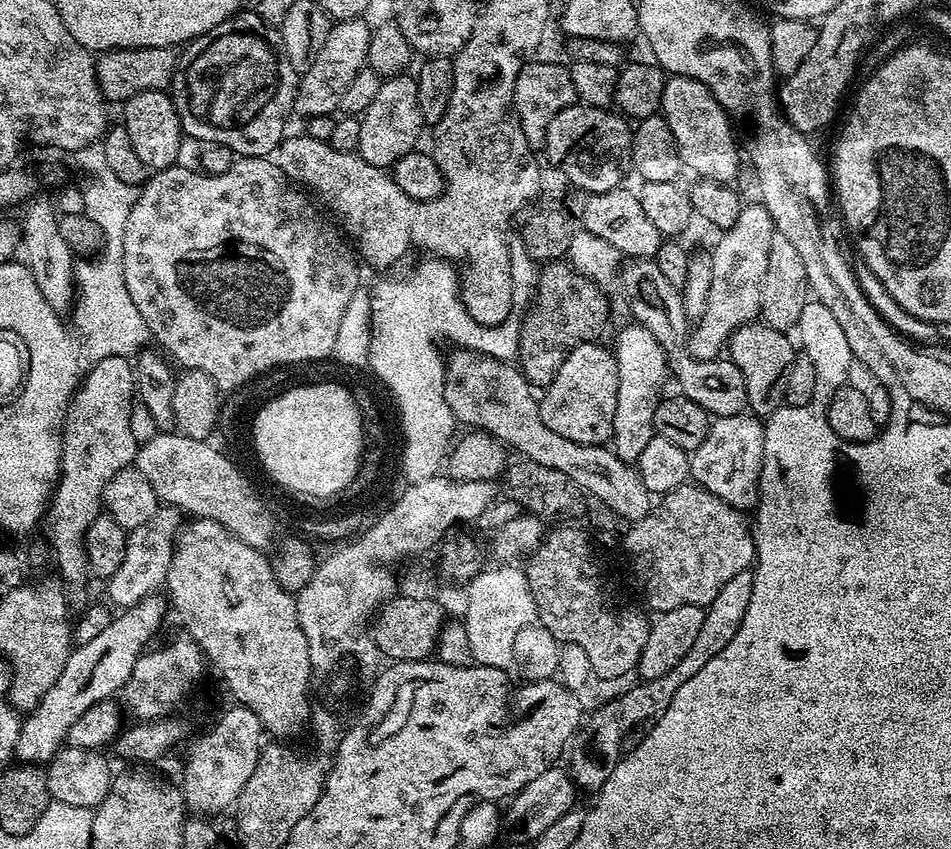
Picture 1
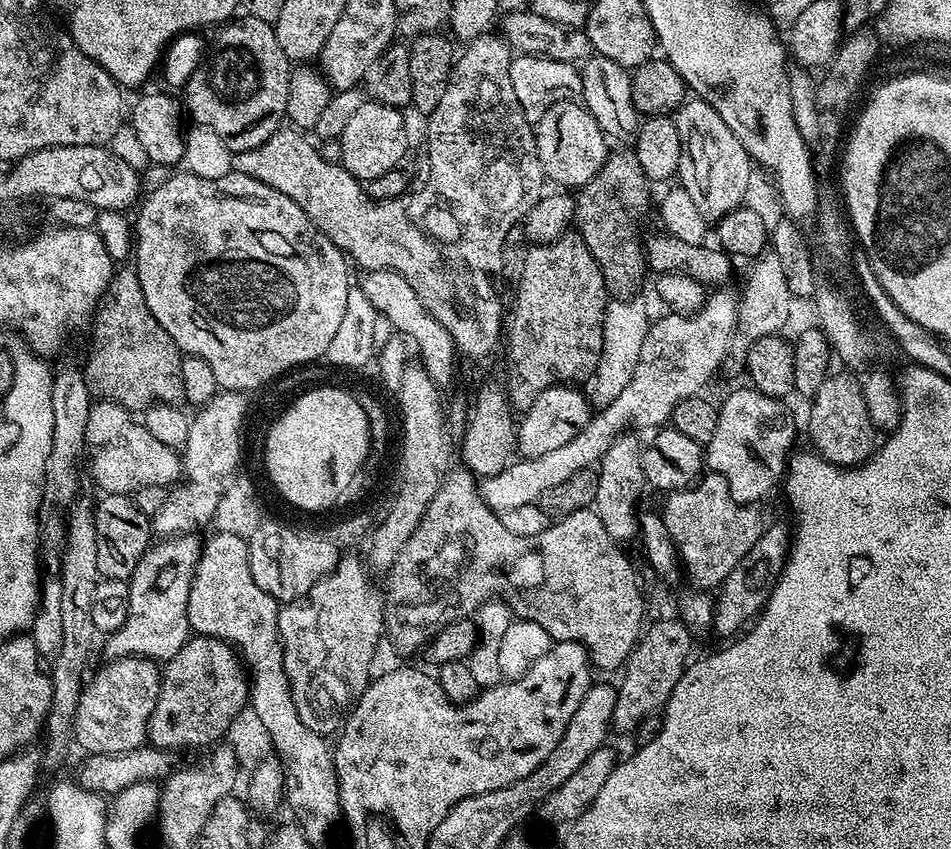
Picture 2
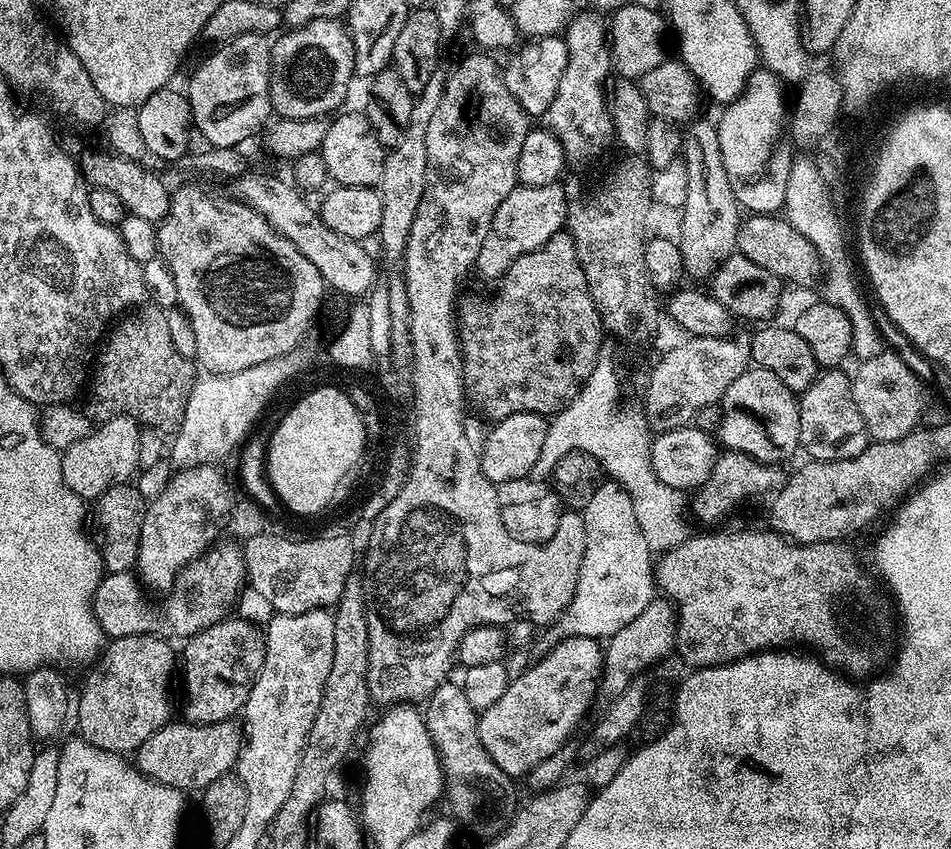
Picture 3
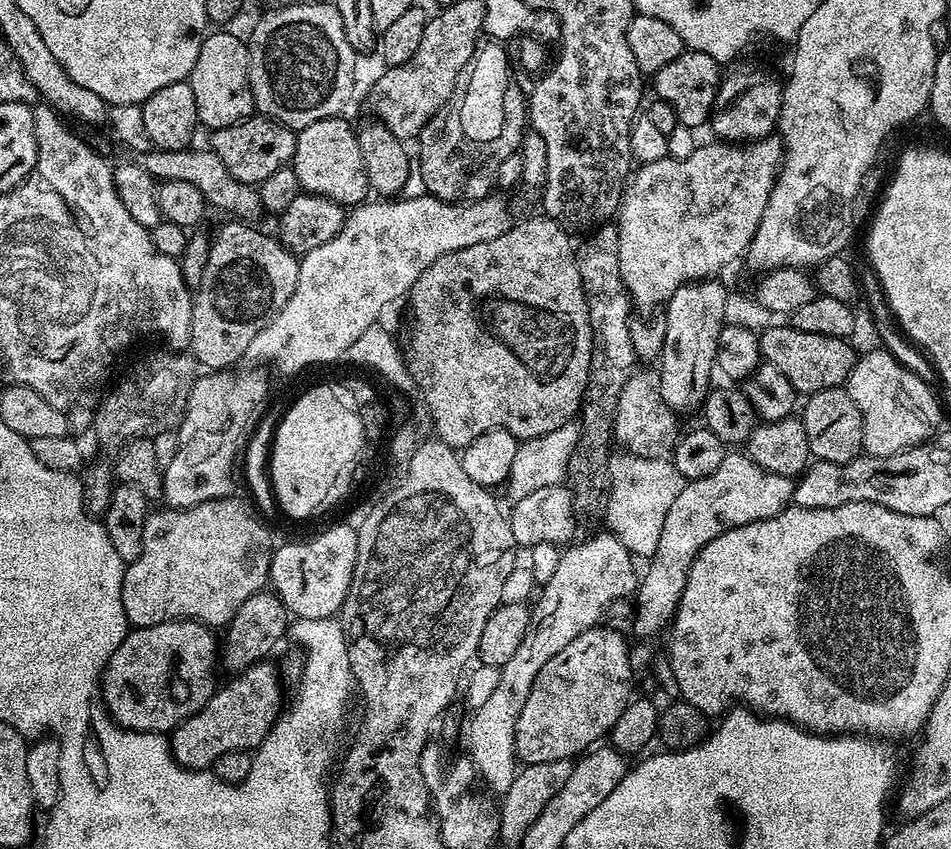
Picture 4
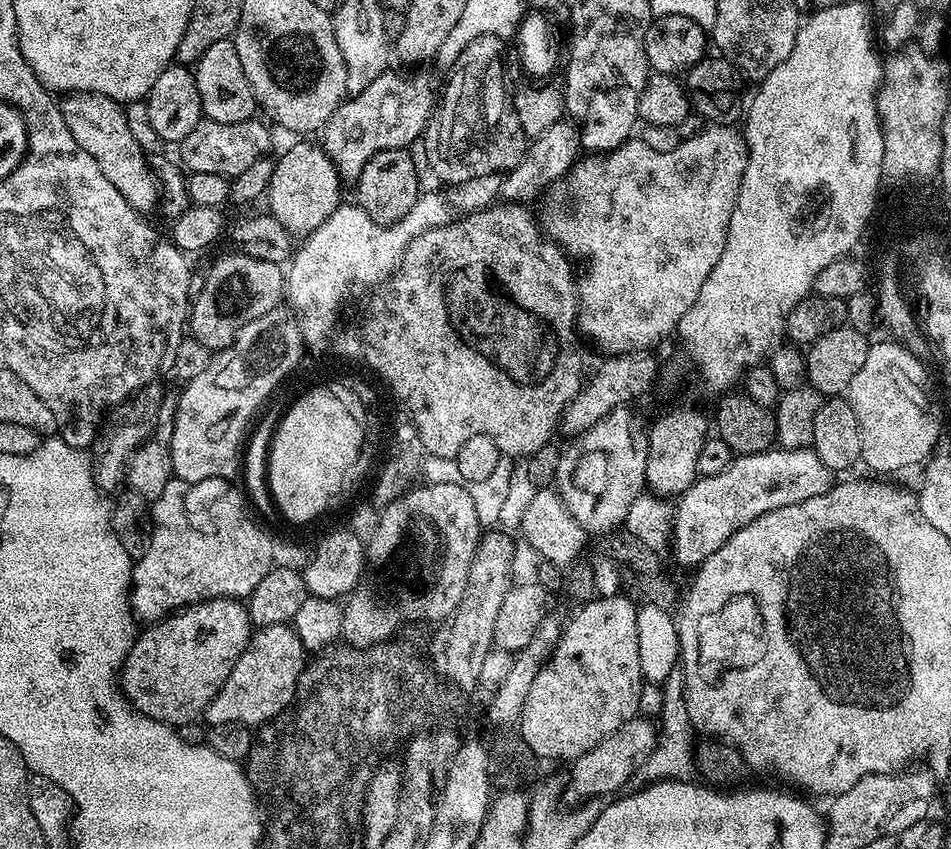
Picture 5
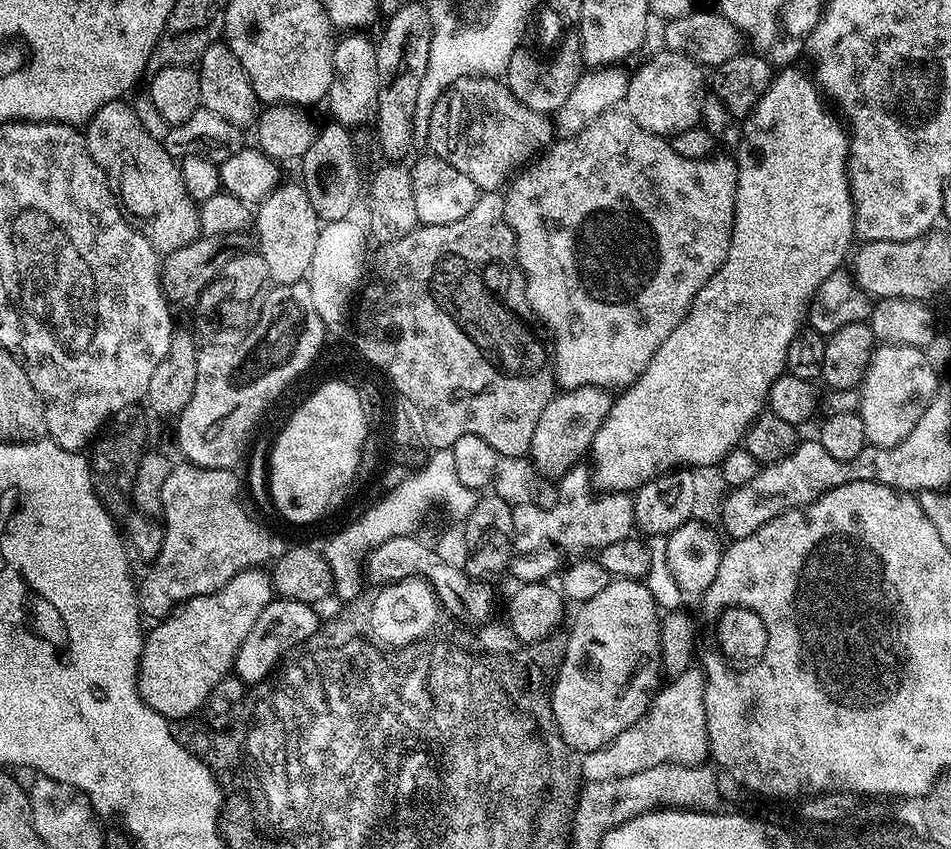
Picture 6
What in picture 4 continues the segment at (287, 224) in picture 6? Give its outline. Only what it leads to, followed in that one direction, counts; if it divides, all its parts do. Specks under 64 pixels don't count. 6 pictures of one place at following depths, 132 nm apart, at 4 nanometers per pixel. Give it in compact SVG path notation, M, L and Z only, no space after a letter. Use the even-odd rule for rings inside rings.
M340 116L322 118L296 132L296 149L290 167L298 174L298 182L305 193L325 196L345 206L359 206L369 199L360 137L357 129L351 128Z

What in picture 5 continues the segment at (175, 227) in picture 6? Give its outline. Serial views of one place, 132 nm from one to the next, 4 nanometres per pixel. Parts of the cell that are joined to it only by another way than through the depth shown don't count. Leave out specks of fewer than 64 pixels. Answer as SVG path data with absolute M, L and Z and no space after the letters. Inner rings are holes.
M74 92L65 95L59 101L62 118L66 118L66 127L74 134L74 142L98 162L102 174L114 182L118 194L130 202L138 213L148 214L157 207L160 189L155 171L150 167L149 157L138 146L134 134L130 134L130 125L126 123L125 105L119 100L111 100L102 94L93 92Z

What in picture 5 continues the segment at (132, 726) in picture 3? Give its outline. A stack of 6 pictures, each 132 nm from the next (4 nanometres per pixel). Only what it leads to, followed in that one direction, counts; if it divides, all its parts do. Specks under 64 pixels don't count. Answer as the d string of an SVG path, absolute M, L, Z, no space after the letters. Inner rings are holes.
M223 596L189 604L137 635L120 667L120 691L146 718L173 726L188 724L222 690L253 631L248 609L239 599Z

